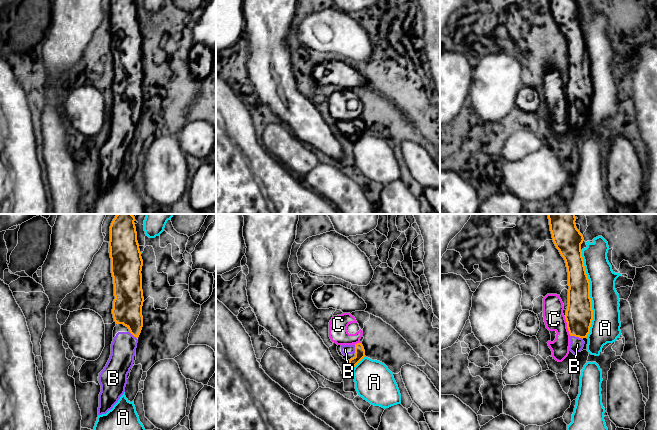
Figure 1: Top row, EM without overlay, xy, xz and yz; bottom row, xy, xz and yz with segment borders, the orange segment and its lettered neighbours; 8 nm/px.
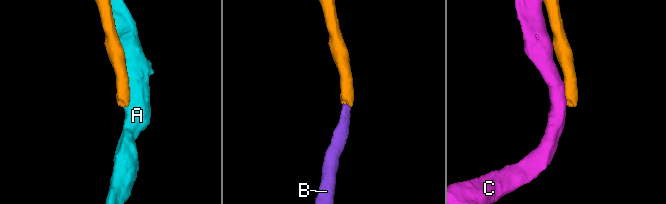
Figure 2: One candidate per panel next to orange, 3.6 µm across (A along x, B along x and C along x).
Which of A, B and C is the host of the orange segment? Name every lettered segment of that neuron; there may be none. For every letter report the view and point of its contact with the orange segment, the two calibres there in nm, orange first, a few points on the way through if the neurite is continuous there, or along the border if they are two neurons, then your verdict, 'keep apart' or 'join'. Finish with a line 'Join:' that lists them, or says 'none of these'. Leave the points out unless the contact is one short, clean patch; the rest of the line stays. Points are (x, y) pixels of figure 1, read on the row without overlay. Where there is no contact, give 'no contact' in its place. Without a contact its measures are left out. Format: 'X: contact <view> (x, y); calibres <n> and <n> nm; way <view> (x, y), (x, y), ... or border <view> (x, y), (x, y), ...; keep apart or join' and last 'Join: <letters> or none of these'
A: contact yz (589, 70); calibres 220 and 220 nm; keep apart
B: contact yz (576, 112); calibres 220 and 110 nm; way yz (579, 90), (576, 112), (577, 120); join
C: contact yz (567, 102); calibres 220 and 170 nm; keep apart
Join: B

